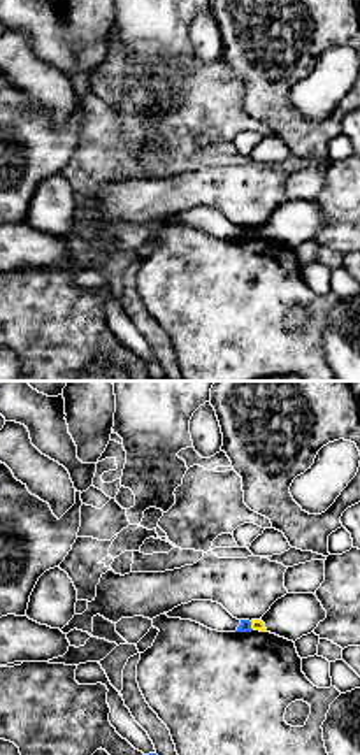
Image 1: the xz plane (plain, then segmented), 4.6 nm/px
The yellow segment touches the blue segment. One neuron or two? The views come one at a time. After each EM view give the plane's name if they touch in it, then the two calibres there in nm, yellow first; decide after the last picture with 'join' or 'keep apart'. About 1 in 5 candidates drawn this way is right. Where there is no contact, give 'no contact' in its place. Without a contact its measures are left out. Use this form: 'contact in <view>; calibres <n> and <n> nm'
contact in xz; calibres 50 and 50 nm

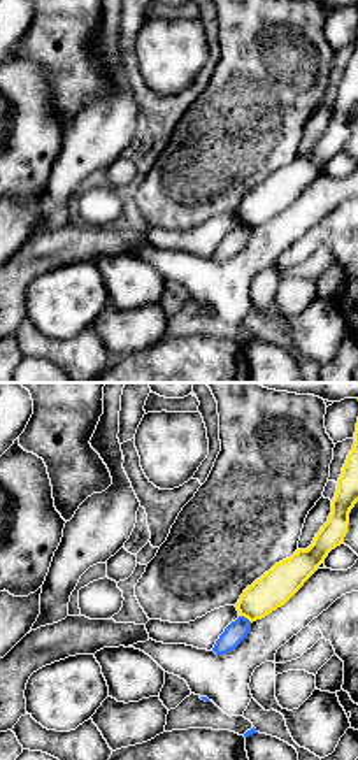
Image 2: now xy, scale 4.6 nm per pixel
contact in xy; calibres 170 and 100 nm

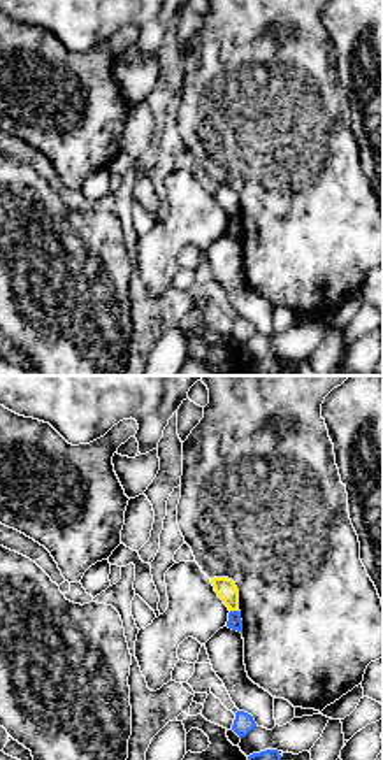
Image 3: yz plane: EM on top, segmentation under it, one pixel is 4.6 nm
contact in yz; calibres 90 and 70 nm

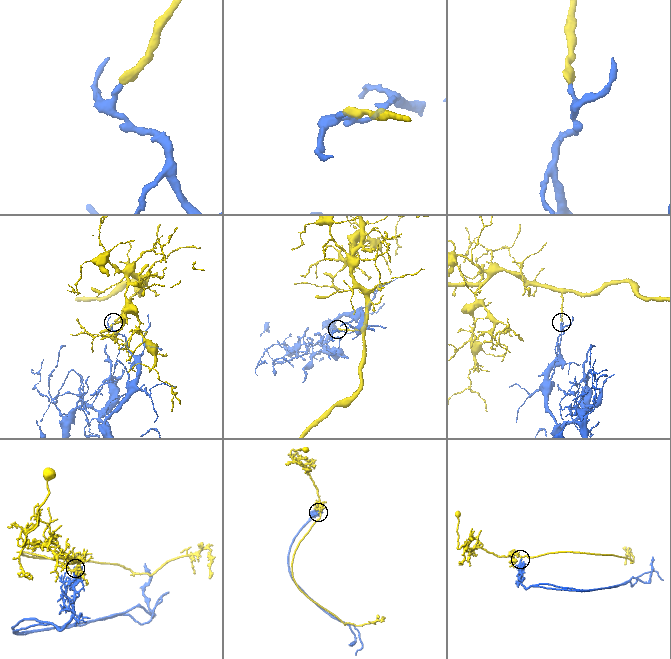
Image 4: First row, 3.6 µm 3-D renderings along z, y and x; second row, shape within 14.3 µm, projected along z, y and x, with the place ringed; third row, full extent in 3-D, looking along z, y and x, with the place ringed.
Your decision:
keep apart

